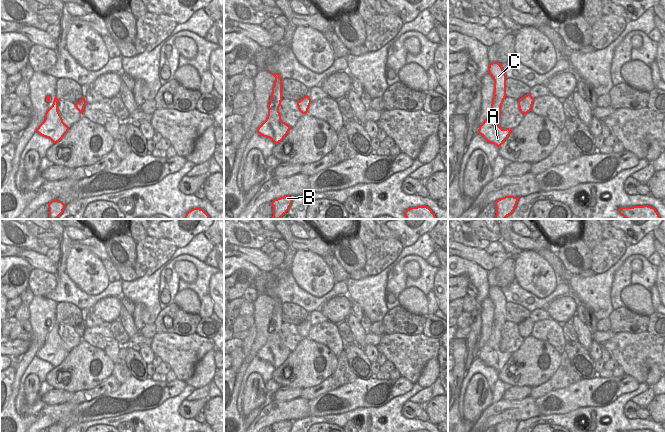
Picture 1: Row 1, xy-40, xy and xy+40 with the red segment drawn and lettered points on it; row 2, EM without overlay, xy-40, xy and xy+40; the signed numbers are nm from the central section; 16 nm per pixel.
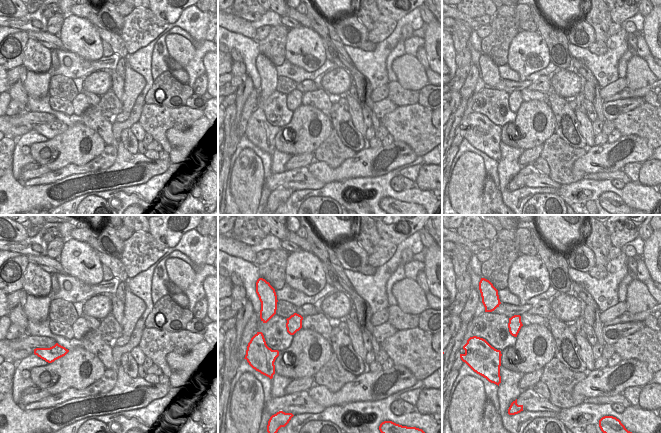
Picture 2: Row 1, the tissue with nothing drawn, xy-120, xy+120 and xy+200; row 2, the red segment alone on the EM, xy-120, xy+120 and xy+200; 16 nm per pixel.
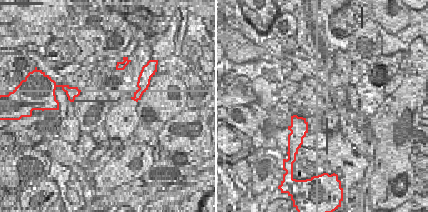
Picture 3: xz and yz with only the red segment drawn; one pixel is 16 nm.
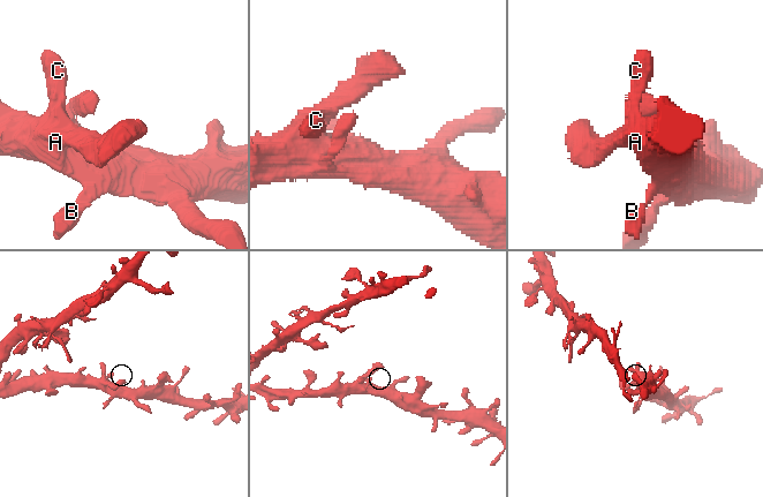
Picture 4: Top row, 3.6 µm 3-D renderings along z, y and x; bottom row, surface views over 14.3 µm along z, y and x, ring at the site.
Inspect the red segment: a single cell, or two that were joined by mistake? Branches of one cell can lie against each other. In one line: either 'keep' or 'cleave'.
keep

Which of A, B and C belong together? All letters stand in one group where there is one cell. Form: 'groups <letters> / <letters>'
groups A B C

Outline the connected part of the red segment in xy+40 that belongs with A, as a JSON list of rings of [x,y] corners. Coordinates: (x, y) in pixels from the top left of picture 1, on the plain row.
[[[498,286],[489,287],[488,297],[494,304],[494,316],[491,335],[484,346],[479,350],[478,357],[489,367],[498,372],[508,362],[512,353],[502,353],[499,350],[501,331],[506,321],[506,298]]]

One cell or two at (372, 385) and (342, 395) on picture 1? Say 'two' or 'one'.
one

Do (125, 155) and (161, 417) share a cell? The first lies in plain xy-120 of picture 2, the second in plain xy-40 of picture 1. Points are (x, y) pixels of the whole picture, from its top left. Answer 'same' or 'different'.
different

